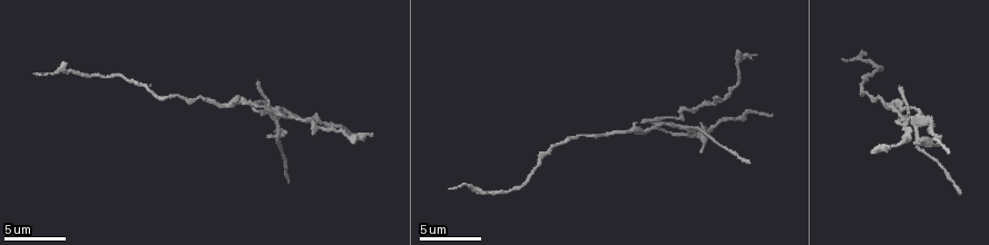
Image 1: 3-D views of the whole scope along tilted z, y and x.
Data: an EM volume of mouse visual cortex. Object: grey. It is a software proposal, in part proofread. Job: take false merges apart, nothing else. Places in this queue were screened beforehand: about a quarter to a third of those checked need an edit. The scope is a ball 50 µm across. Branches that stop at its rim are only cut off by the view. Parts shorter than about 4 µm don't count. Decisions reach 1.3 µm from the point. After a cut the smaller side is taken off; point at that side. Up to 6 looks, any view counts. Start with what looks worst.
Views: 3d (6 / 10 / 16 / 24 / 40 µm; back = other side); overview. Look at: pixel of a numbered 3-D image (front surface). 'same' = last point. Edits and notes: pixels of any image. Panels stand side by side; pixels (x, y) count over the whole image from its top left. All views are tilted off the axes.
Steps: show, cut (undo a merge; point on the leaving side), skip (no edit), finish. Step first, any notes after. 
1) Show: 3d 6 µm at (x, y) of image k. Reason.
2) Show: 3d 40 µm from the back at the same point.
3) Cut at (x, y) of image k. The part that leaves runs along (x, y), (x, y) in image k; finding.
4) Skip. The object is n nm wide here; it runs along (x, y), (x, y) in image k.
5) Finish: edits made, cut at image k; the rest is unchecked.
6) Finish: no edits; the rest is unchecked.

Show: 3d 6 µm at (912, 123) of image 1. Looks like a crossing.

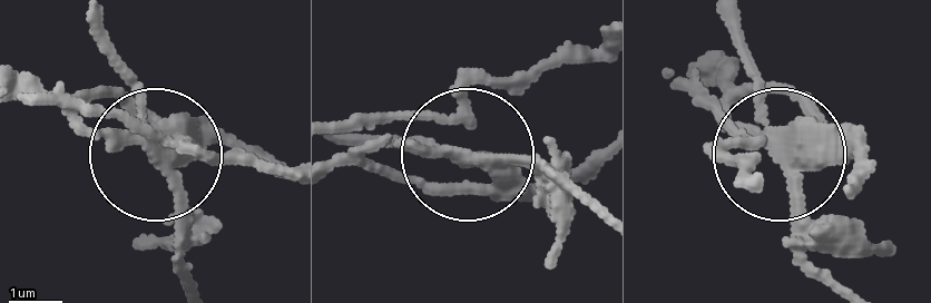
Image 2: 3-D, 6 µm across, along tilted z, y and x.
Cut at (527, 158) of image 2. The side arm is 9 µm long; a second neuron is stuck on.

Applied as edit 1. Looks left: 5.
Show: overview. See it whole again.

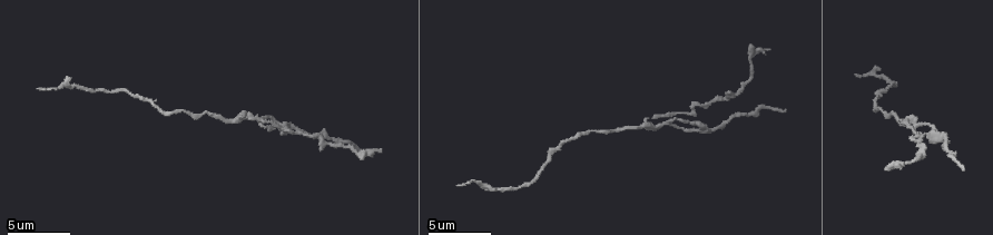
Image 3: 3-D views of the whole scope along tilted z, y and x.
Show: 3d 10 µm at (637, 127) of image 3. Sudden change in width.

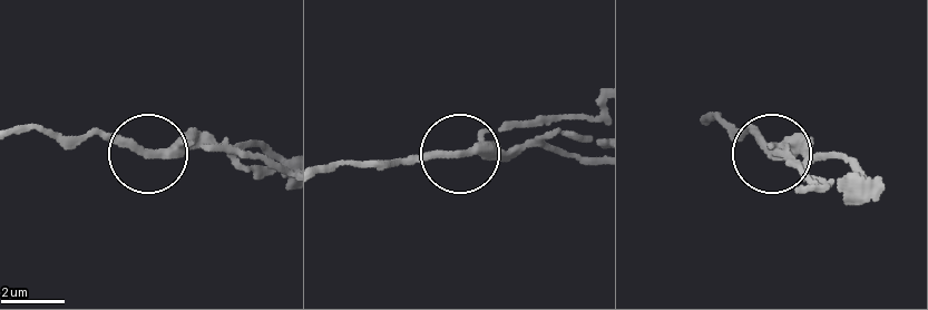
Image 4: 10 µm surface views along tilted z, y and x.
Show: 3d 10 µm from the back at (149, 153) of image 4.

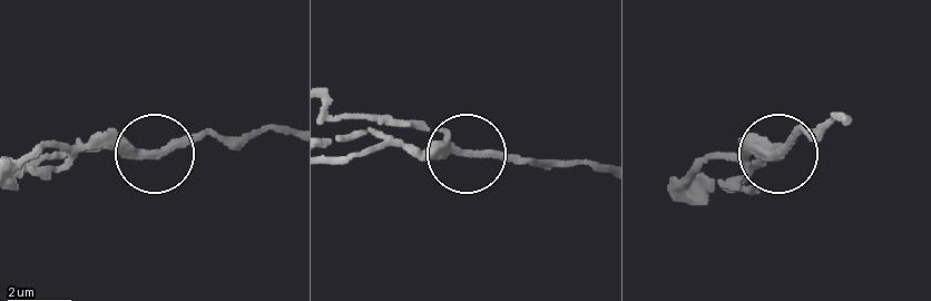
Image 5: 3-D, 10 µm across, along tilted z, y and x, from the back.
Cut at (411, 124) of image 5. The object is 270 nm wide here; the part that leaves runs along (447, 142), (428, 127), (329, 109) in image 5; two neurons meet here.

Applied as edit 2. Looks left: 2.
Show: 3d 10 µm at (81, 88) of image 3. Sudden change in width.

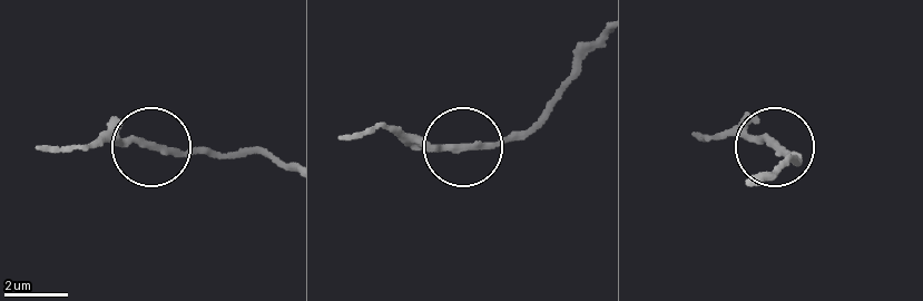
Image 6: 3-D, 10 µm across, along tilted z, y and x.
Skip. It runs along (595, 48), (545, 113), (501, 141), (425, 148), (373, 126) in image 6; continuous, no second neuron.

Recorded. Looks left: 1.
Finish: edits made, cut at image 2, cut at image 5; the rest is unchecked.

